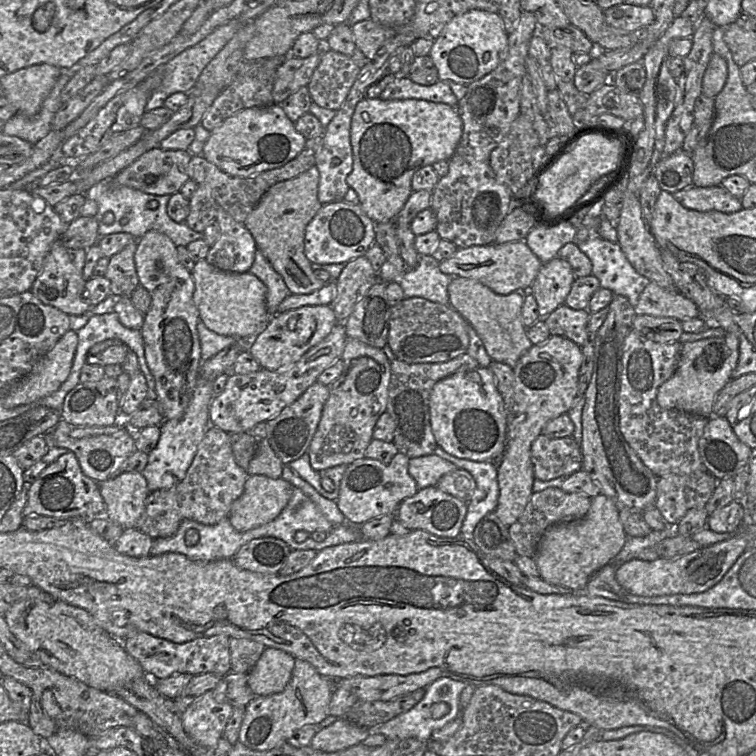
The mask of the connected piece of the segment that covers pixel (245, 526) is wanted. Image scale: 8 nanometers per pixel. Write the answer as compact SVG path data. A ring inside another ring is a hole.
M250 475L244 491L231 505L229 521L239 532L248 531L274 520L288 504L294 486L282 477L273 479L265 475Z

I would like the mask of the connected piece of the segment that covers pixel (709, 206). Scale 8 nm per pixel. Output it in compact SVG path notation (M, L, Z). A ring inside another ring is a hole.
M721 184L711 187L692 185L673 193L674 198L685 208L700 212L716 210L733 213L741 210L741 199L729 193Z

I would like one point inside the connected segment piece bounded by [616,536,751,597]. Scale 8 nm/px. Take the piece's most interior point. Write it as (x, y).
(695, 572)

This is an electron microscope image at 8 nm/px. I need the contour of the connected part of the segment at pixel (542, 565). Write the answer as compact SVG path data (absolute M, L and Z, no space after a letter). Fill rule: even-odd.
M599 494L591 498L590 509L581 519L548 527L533 558L544 581L581 592L589 579L620 552L626 538L619 510L608 496Z

